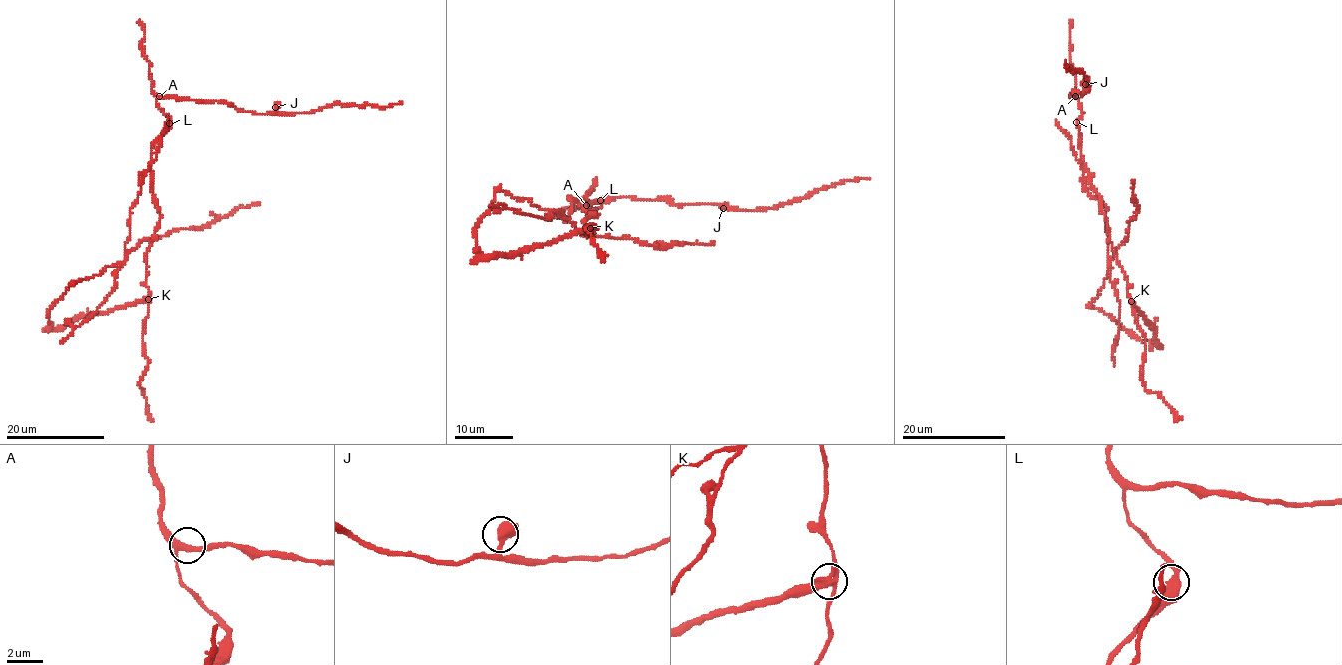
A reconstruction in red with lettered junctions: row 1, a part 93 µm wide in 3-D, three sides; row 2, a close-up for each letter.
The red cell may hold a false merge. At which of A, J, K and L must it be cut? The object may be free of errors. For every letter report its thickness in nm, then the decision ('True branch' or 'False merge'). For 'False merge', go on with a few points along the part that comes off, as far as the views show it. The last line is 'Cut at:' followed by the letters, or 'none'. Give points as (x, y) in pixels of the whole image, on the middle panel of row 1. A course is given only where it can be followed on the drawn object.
A: Thickness 240 nm. True branch
J: Thickness 460 nm. True branch
K: Thickness 360 nm. False merge. Course of the part to remove: (590, 227), (497, 256), (483, 257), (477, 246), (476, 223), (495, 192), (529, 199), (566, 220), (597, 179)
L: Thickness 440 nm. True branch
Cut at: K

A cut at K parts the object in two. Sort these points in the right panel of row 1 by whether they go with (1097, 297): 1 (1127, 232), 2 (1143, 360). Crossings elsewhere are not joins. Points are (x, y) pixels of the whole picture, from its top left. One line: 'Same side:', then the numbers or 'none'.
Same side: 1

